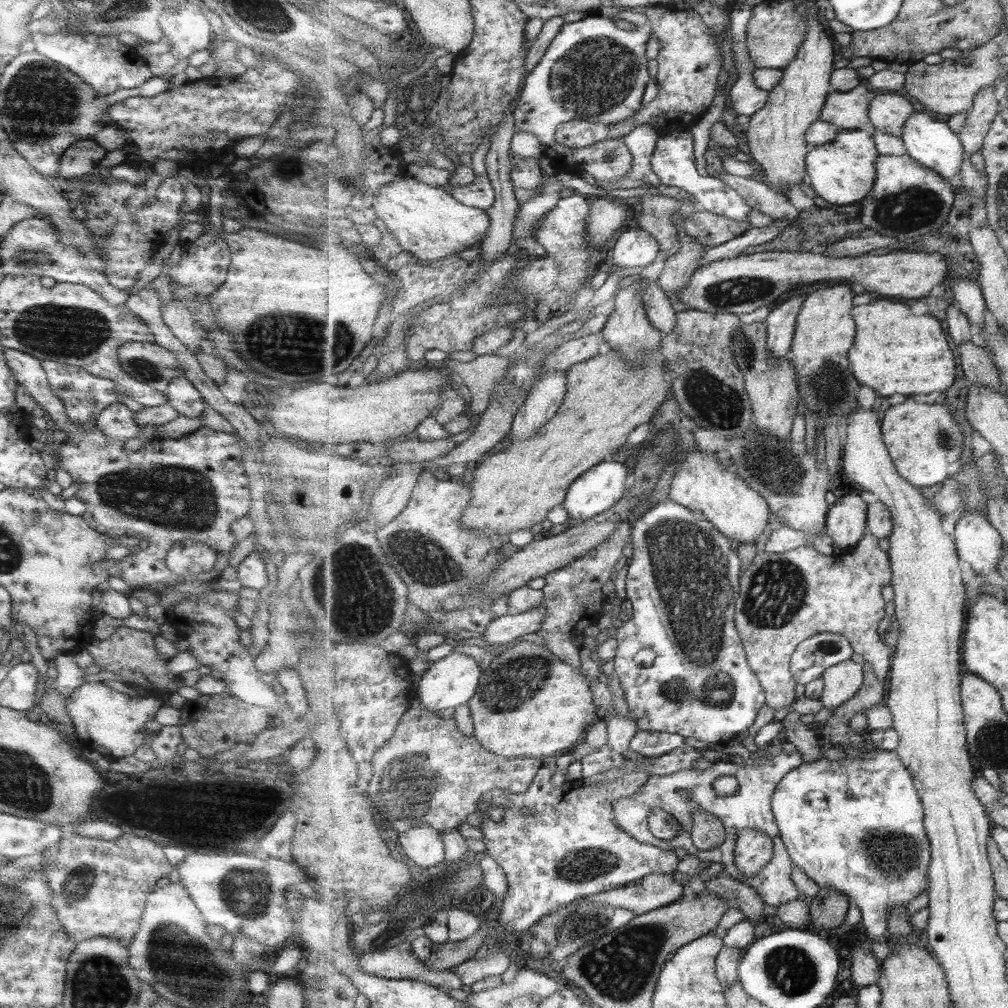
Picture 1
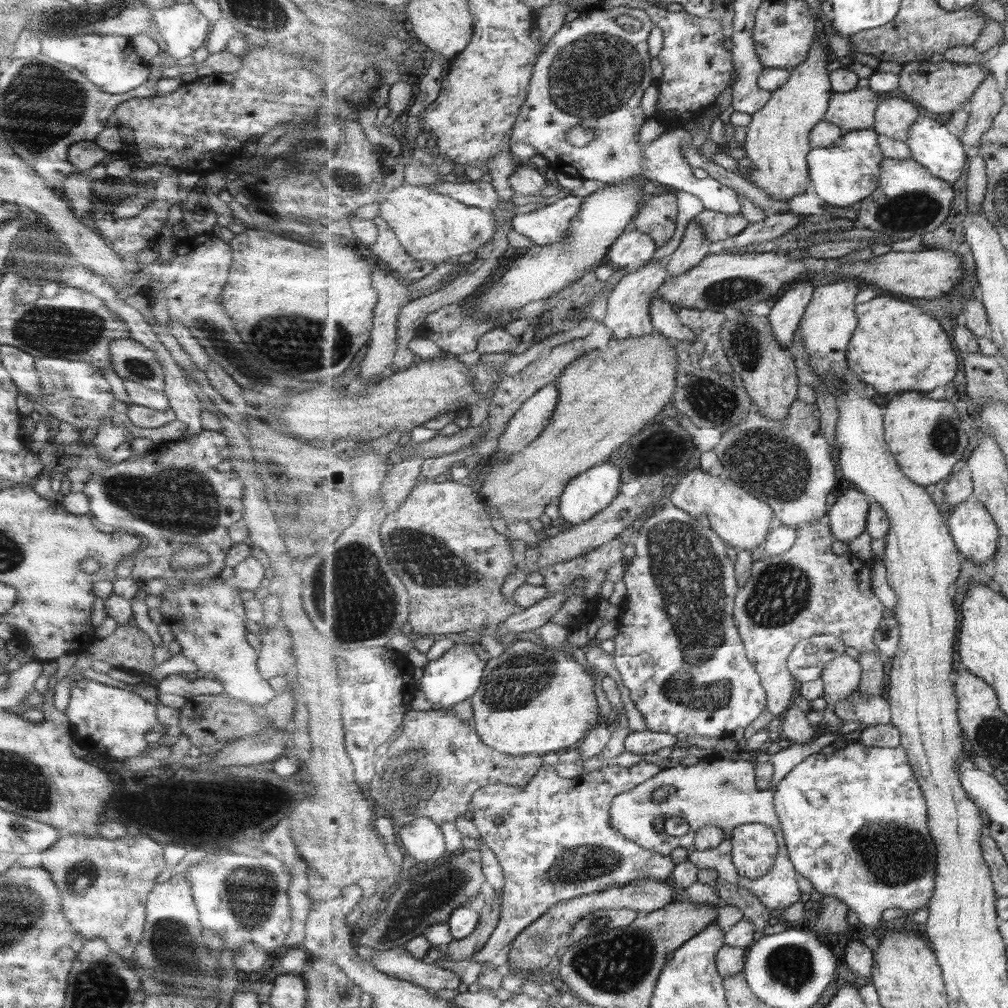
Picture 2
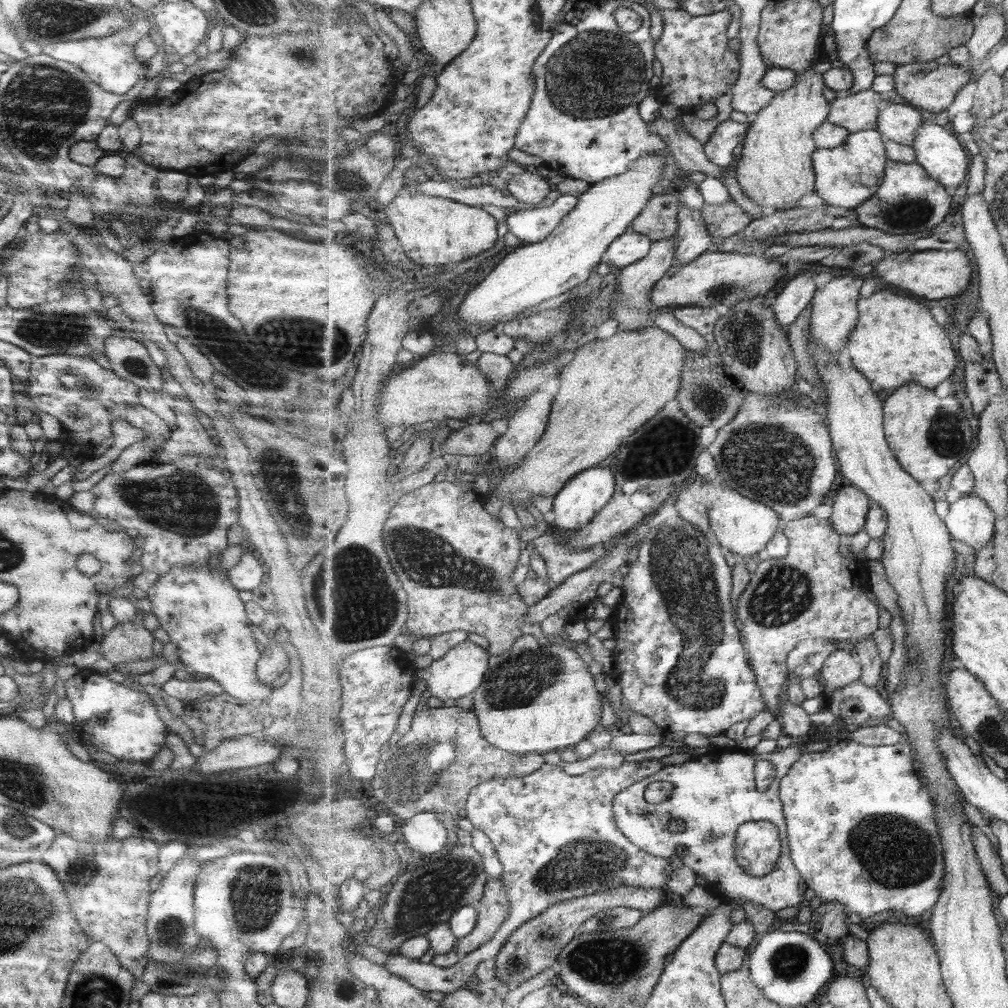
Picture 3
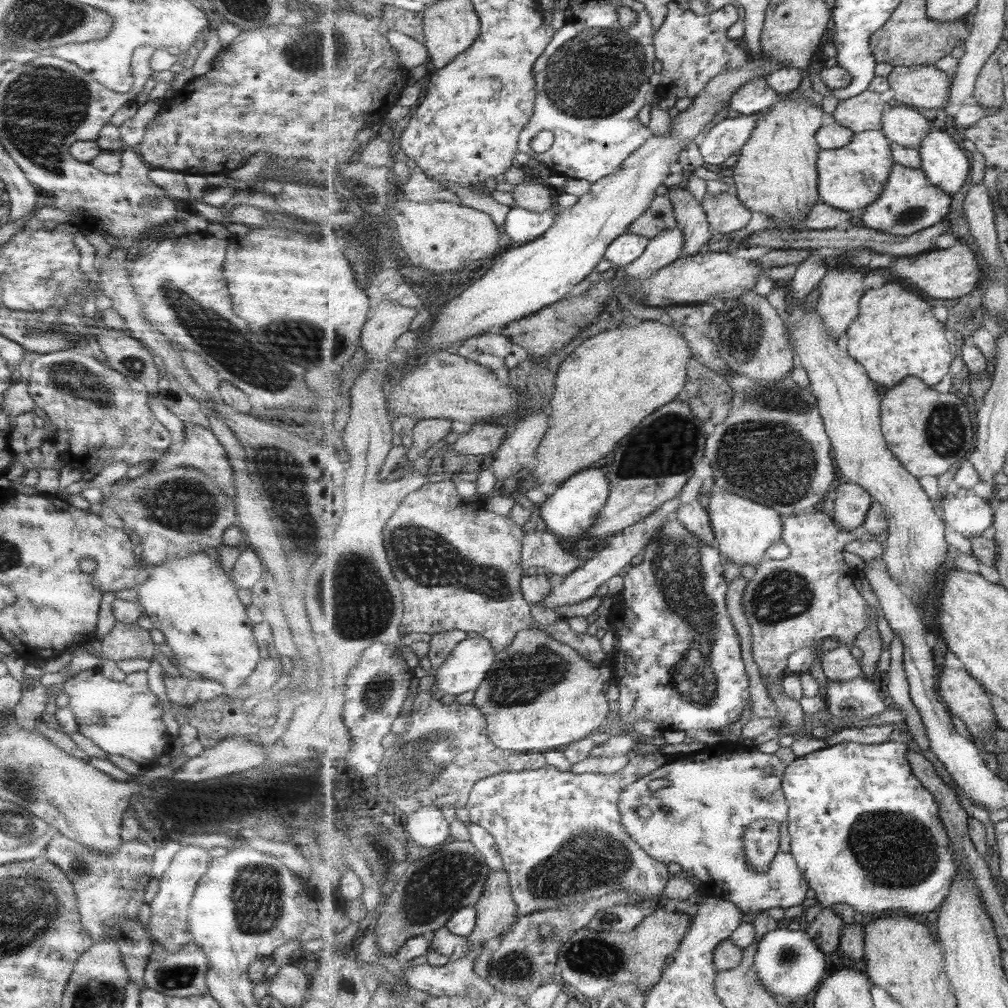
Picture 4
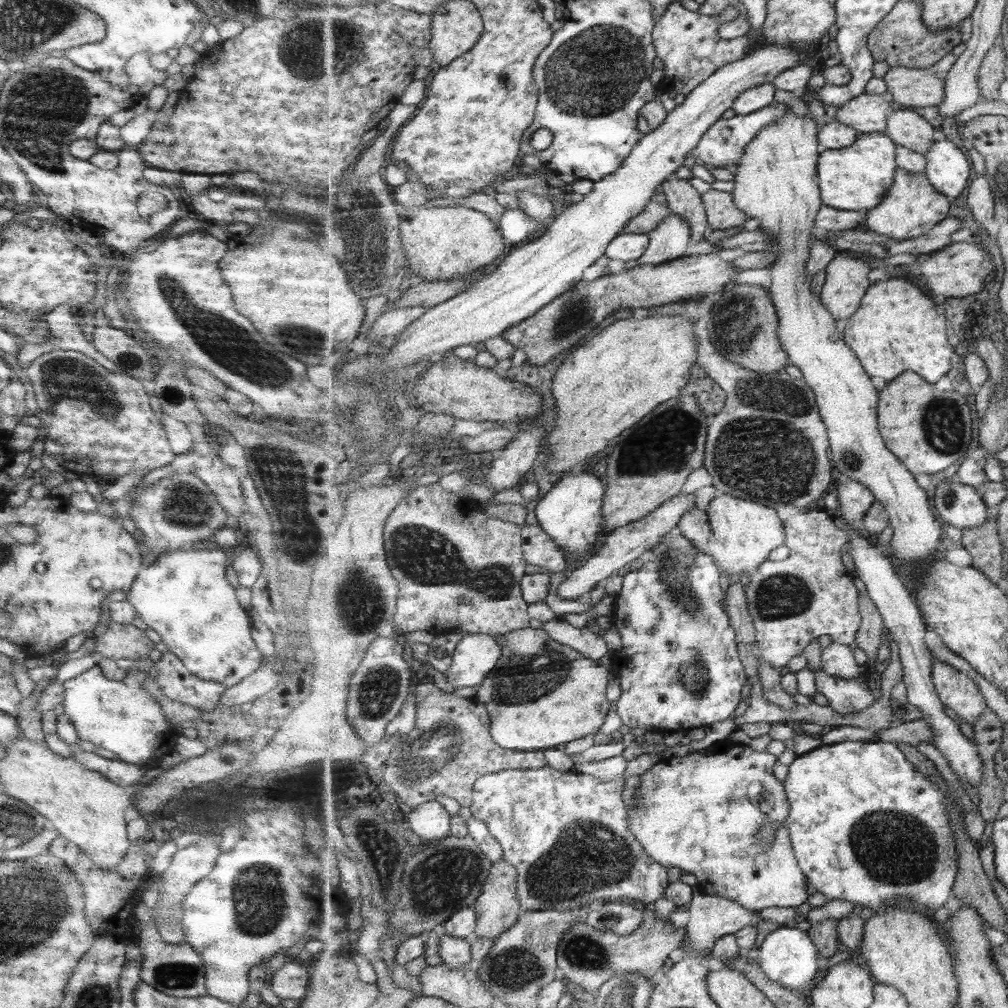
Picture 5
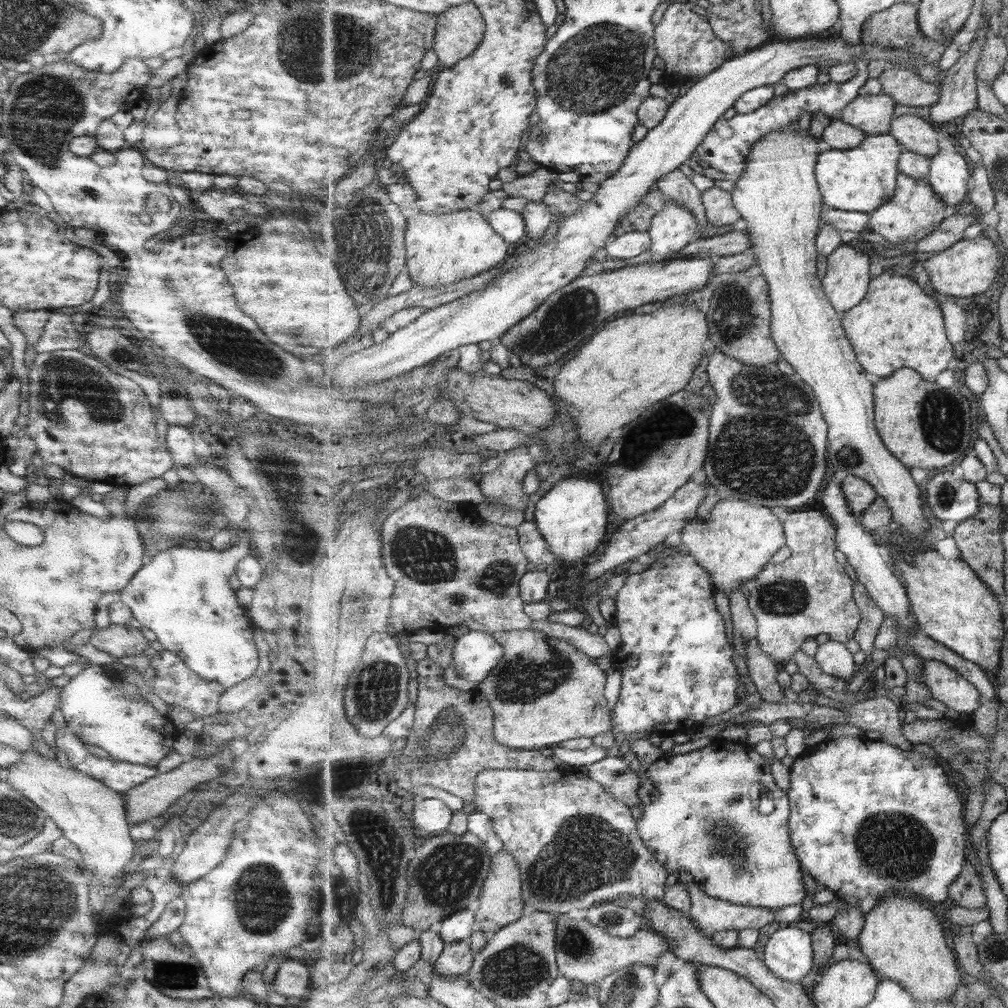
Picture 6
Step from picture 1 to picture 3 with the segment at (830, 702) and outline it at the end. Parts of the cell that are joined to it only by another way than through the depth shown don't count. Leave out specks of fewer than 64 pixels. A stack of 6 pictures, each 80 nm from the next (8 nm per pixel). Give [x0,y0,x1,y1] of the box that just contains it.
[820,649,862,696]

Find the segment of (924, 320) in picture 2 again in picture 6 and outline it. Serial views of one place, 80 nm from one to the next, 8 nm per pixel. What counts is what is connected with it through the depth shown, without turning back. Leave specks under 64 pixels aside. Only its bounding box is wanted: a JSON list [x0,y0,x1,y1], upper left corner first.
[842,273,953,381]

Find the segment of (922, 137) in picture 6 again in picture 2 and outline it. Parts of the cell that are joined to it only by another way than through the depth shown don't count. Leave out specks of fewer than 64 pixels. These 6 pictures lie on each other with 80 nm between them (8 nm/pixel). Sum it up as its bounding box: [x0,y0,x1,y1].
[874,96,919,142]

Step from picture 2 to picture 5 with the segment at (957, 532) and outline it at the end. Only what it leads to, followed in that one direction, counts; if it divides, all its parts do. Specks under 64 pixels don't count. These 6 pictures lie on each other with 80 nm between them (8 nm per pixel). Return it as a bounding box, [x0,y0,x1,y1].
[934,480,990,530]

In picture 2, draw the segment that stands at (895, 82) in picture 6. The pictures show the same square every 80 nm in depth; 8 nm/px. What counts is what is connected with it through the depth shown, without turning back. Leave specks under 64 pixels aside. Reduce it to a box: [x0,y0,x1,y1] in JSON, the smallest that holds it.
[899,61,991,117]

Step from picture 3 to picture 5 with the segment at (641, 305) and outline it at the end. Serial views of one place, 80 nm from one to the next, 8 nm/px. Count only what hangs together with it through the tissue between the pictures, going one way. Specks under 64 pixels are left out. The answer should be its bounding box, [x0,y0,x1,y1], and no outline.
[637,212,694,267]

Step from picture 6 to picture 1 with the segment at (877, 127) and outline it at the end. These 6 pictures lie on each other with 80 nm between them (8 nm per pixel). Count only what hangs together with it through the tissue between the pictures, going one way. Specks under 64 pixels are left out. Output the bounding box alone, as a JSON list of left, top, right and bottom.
[820,85,876,133]

